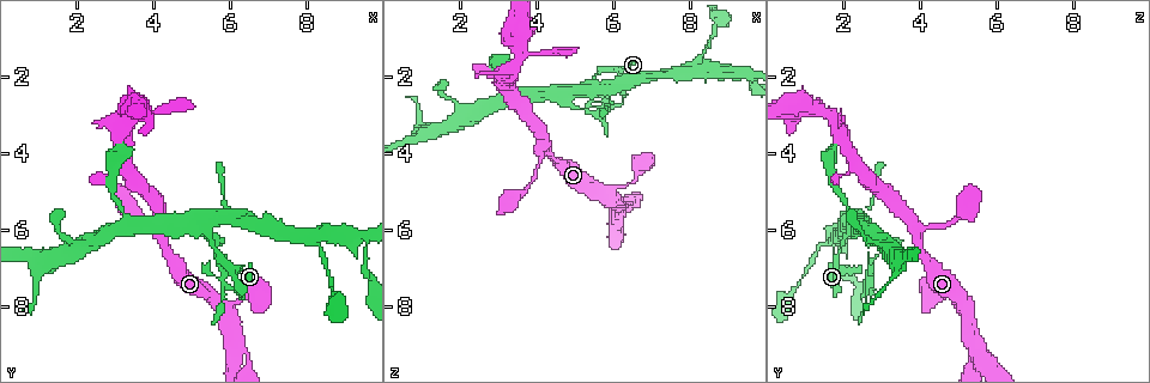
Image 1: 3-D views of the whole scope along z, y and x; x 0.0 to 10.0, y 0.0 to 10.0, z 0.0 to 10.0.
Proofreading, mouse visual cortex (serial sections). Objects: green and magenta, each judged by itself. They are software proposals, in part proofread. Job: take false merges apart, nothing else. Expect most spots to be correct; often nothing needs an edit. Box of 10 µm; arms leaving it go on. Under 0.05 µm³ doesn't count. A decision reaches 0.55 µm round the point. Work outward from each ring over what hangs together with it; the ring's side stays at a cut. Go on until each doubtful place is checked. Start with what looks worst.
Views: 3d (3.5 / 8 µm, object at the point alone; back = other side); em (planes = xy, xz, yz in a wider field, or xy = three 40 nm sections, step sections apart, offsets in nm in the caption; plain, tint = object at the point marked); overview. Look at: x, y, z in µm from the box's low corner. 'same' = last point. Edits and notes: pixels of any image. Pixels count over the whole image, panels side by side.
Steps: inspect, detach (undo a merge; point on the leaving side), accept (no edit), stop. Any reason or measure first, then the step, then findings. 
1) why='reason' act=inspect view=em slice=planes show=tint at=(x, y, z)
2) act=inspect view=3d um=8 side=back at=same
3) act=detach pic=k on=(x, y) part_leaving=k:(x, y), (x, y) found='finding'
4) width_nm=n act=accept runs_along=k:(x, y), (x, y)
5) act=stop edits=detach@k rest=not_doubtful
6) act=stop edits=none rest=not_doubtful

why='abrupt turn' act=inspect view=3d um=3.5 at=(6.15, 7.65, 2.80)

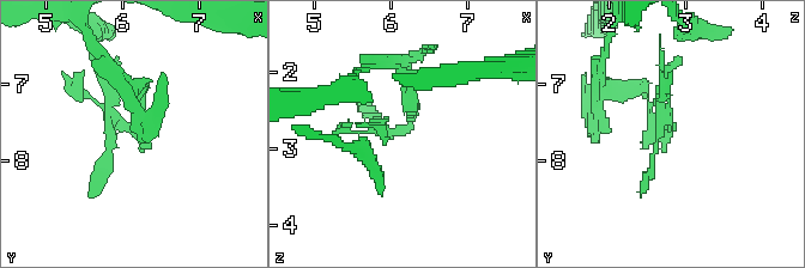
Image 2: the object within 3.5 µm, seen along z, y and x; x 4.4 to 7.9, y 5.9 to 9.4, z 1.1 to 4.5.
why='now the EM' act=inspect view=em slice=xy step=2 show=tint at=(6.20, 7.60, 2.70)

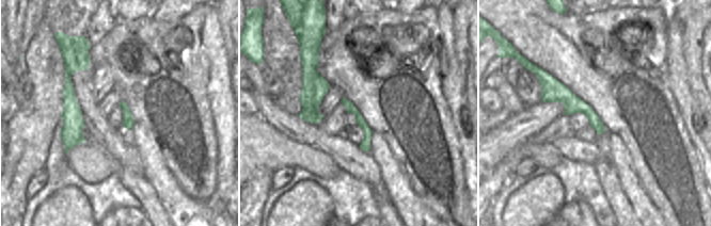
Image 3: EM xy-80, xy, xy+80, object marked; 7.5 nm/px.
act=accept found='all the same cell'

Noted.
why='calibre changes' act=inspect view=3d um=3.5 at=(9.30, 6.20, 1.95)

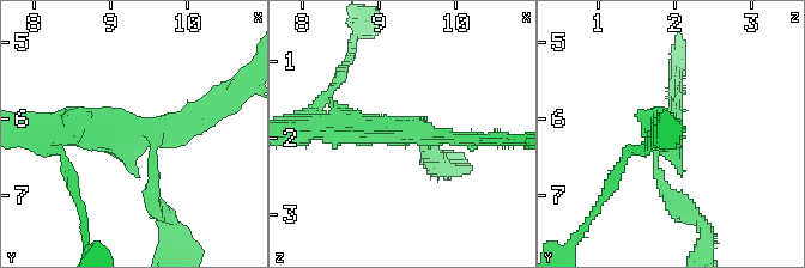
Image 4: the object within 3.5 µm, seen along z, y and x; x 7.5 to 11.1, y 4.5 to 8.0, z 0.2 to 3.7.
act=inspect view=em slice=xy step=5 show=tint at=(9.35, 6.20, 1.95)

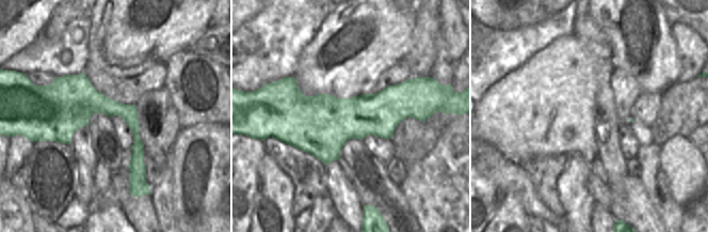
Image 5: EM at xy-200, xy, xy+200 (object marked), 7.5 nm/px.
why='another direction' act=inspect view=em slice=xy step=1 show=tint at=same

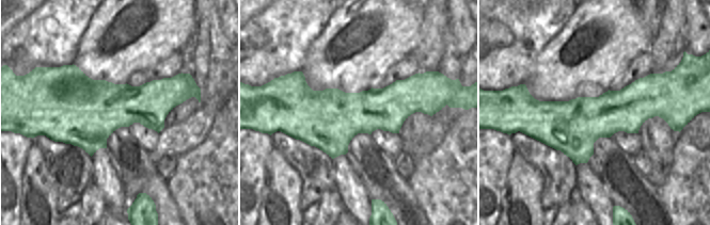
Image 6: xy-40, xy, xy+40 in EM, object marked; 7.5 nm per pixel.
width_nm=460 act=accept runs_along=4:(55, 131), (151, 131), (151, 190) found='continuous, no second cell'

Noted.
why='sharp bend' act=inspect view=3d um=3.5 at=(6.55, 7.75, 4.70)

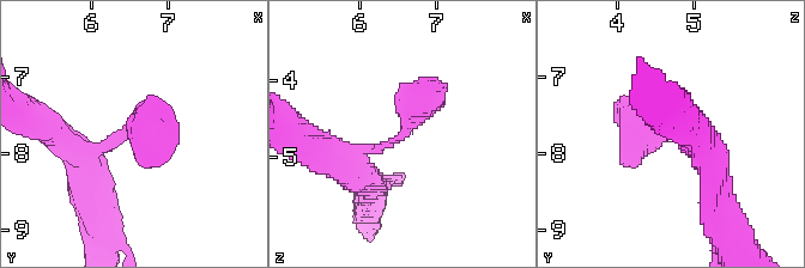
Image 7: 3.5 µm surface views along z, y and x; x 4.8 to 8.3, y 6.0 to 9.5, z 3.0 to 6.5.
act=inspect view=em slice=xy step=2 show=tint at=same

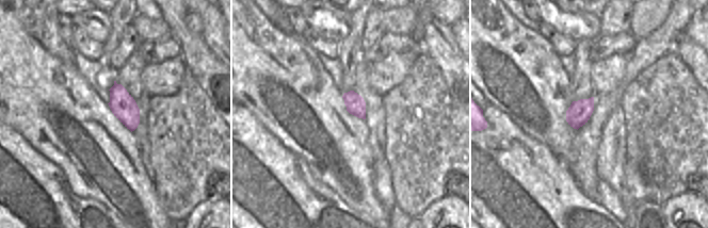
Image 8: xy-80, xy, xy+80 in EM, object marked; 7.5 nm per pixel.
act=accept found='continuous, no second cell'

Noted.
act=stop edits=none rest=not_doubtful

